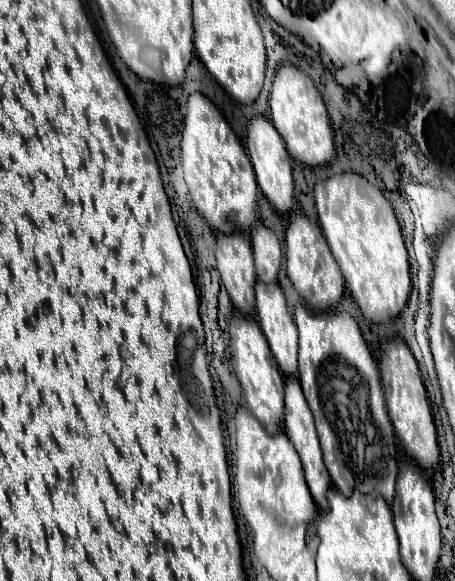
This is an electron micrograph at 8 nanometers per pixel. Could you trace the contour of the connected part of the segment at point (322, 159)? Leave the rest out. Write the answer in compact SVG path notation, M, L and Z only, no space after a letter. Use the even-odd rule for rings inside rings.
M292 64L280 66L276 70L276 80L272 84L268 104L270 104L270 120L284 138L288 154L294 160L300 160L302 164L308 166L324 166L332 160L334 136L332 136L328 110L308 74L304 74Z

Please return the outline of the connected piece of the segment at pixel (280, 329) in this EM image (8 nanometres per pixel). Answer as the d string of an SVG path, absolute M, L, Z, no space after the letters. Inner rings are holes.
M276 282L256 284L256 314L278 368L286 378L296 376L298 332L292 316L288 314L284 294Z

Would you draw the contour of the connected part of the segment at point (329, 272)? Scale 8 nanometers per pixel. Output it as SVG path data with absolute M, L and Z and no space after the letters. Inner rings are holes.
M296 214L286 230L286 270L296 292L314 310L332 308L344 294L342 272L322 236L320 226L316 222L310 222L306 214Z

